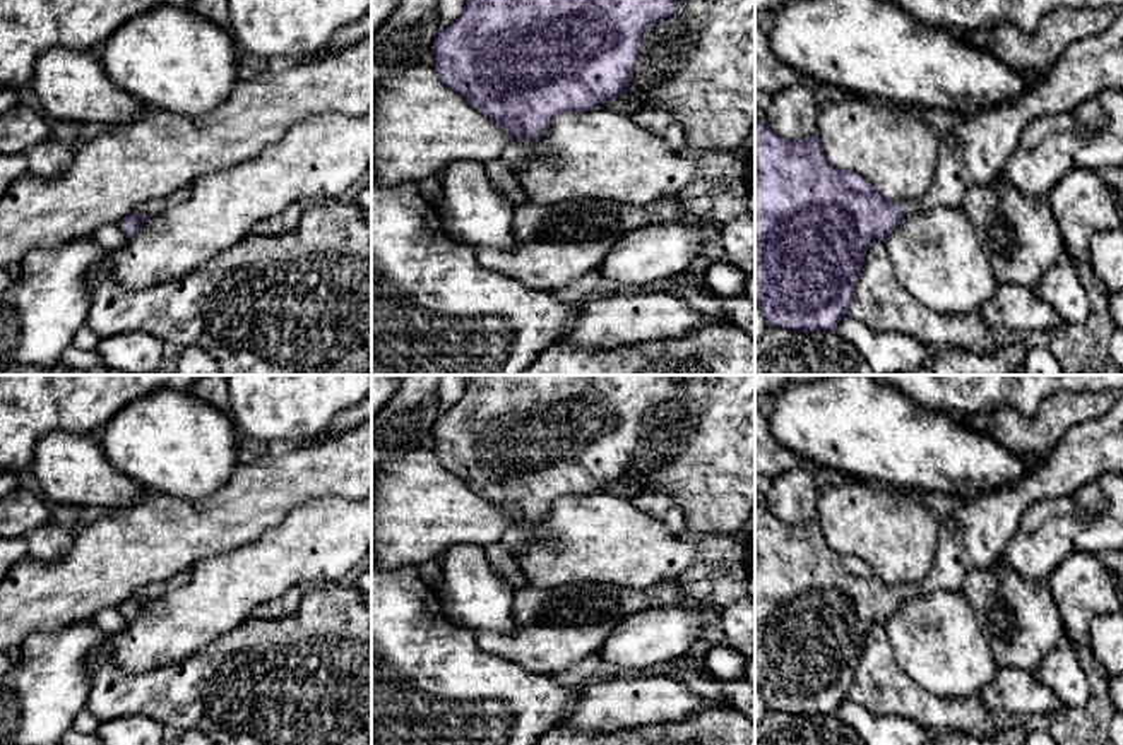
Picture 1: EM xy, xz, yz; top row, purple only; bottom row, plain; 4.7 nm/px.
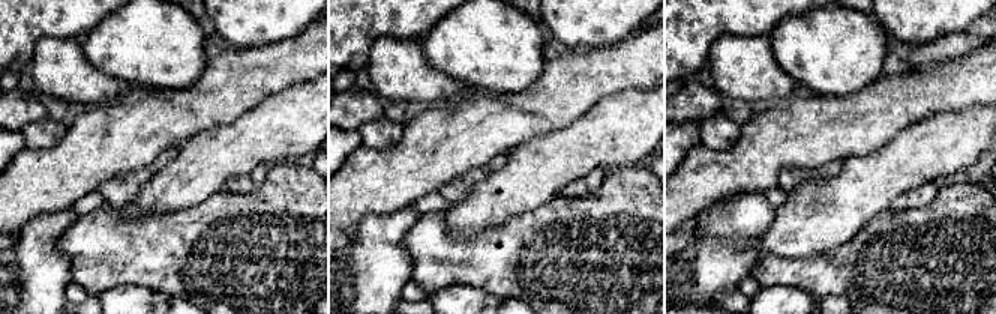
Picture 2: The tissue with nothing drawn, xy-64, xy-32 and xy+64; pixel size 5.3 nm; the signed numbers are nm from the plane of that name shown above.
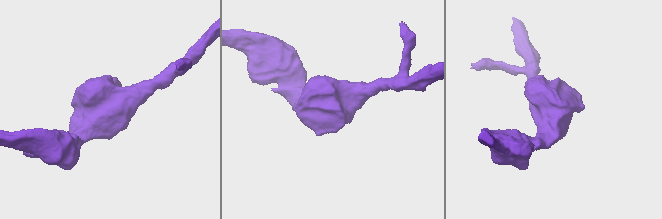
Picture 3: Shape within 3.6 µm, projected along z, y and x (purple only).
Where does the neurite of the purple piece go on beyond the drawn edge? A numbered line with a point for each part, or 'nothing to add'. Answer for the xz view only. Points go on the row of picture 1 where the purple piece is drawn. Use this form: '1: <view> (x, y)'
1: xz (519, 153)

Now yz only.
1: yz (974, 153)

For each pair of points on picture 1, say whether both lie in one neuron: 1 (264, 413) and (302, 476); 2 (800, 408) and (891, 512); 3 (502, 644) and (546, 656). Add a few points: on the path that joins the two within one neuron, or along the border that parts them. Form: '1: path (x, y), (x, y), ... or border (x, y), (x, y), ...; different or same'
1: border (314, 439), (303, 444), (274, 444), (271, 447); different
2: border (836, 476), (855, 476), (904, 492); different
3: path (512, 644), (536, 646); same

